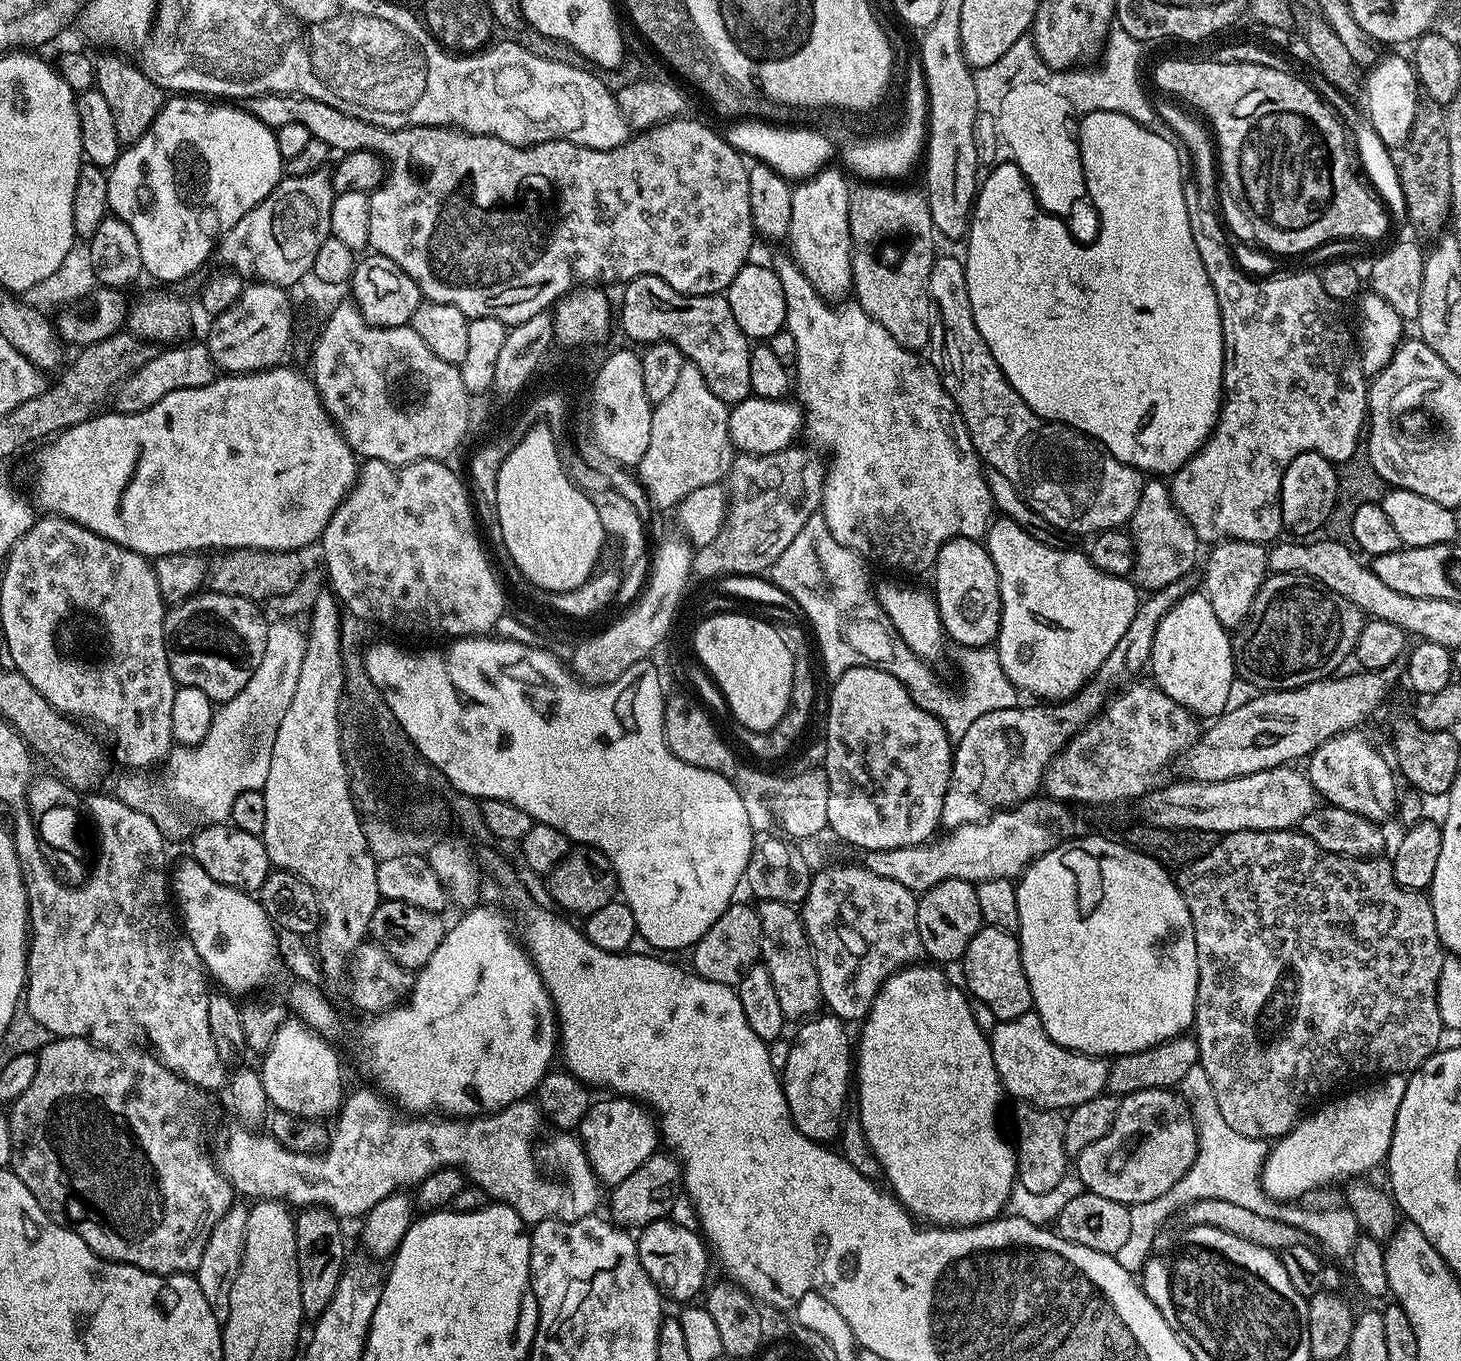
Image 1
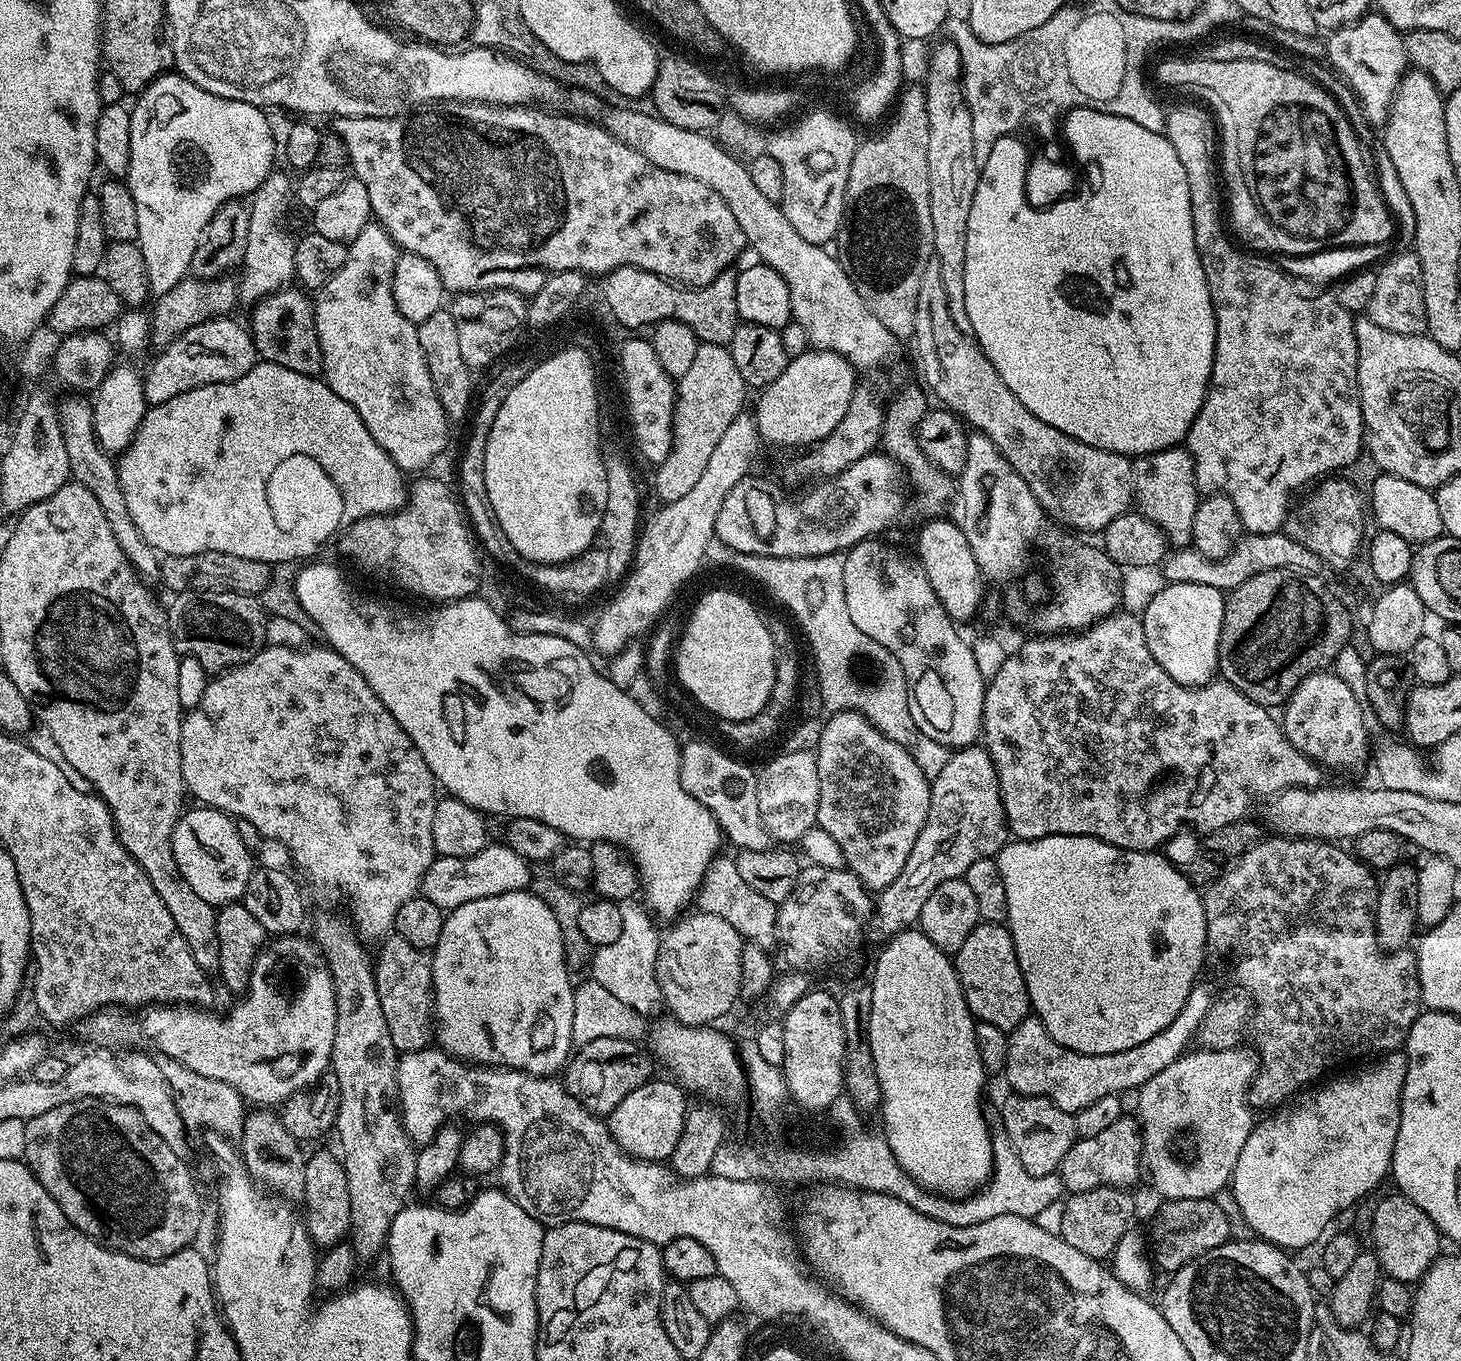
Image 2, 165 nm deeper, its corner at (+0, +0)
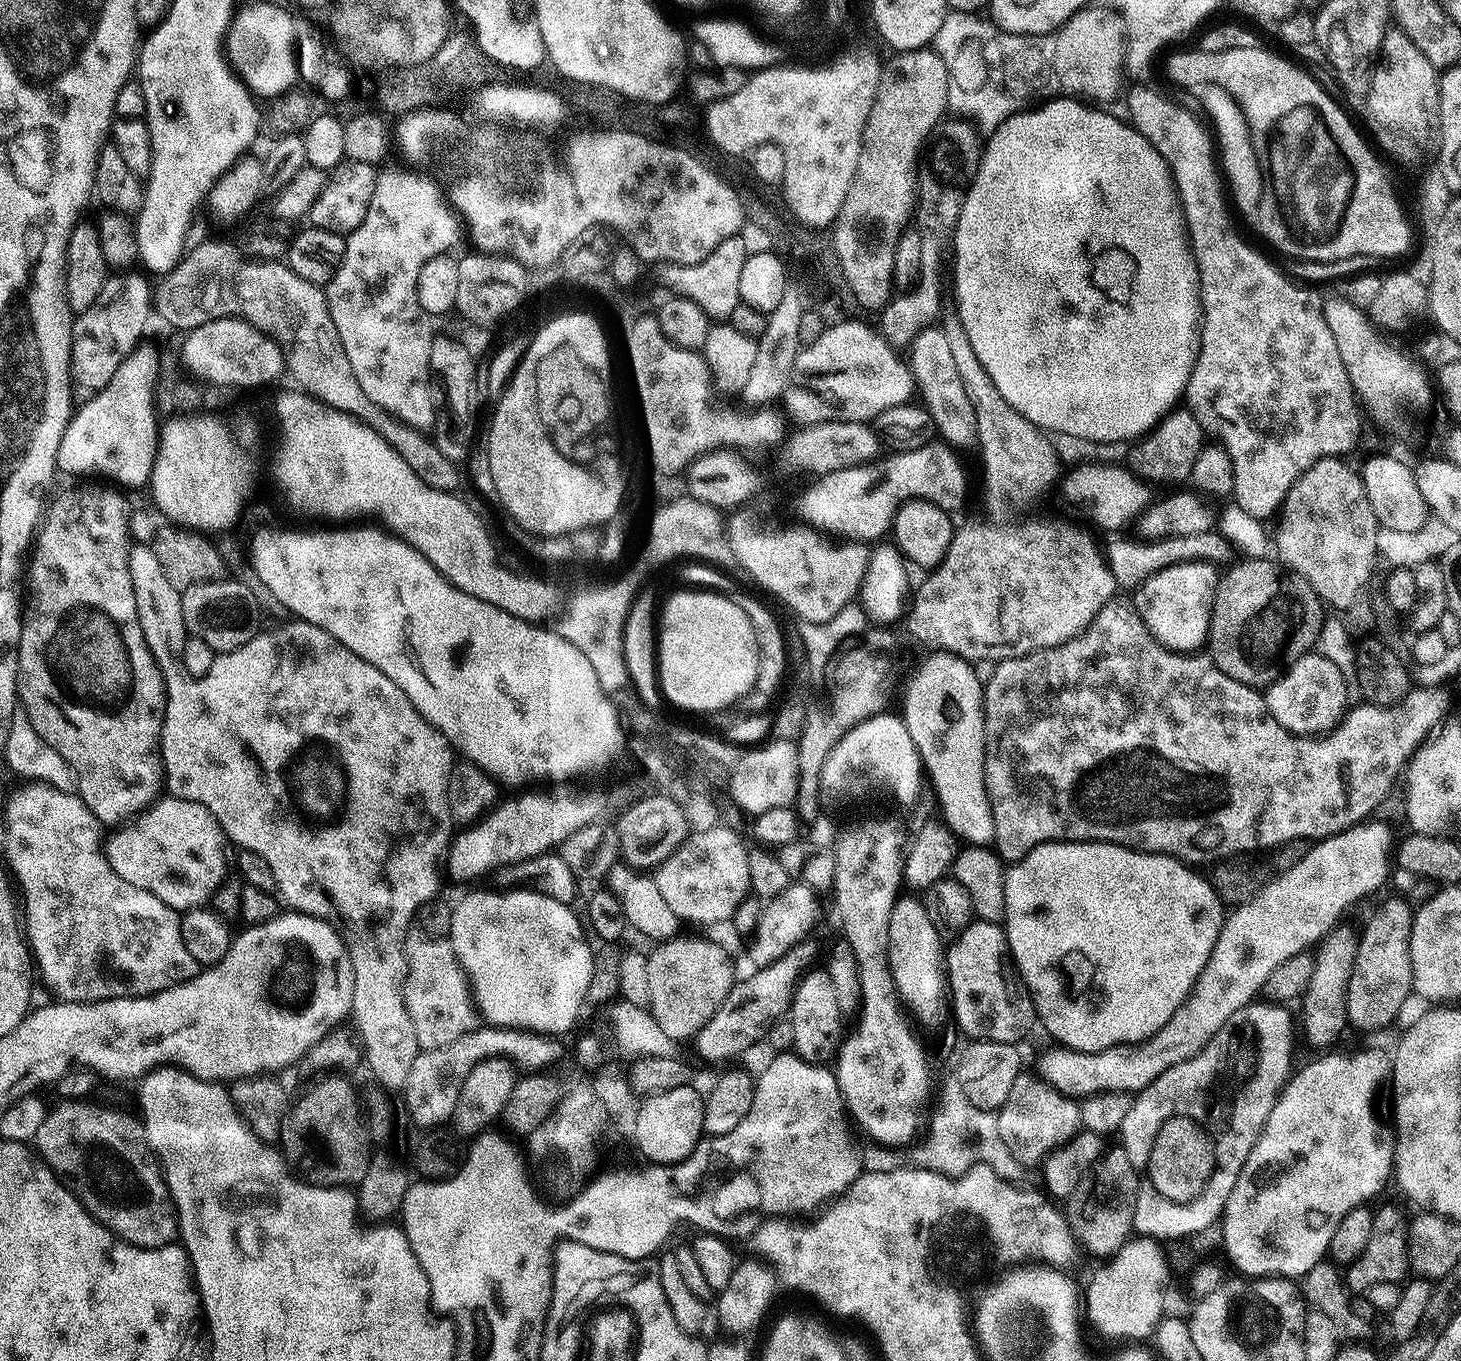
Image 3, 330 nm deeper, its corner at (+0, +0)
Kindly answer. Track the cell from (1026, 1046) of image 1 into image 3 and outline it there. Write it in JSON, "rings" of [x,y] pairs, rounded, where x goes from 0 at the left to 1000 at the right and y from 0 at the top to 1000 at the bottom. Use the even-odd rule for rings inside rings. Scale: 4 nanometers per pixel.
{"rings":[[[932,604],[926,608],[922,608],[921,611],[916,611],[912,614],[907,614],[906,617],[899,619],[896,622],[895,627],[893,628],[887,636],[883,639],[871,643],[871,647],[868,650],[863,652],[859,658],[856,658],[852,664],[845,665],[838,672],[838,680],[834,686],[834,692],[831,692],[831,698],[828,698],[828,704],[825,707],[825,710],[823,713],[823,716],[819,720],[819,724],[817,726],[814,732],[809,736],[809,739],[806,739],[806,742],[804,742],[804,745],[801,748],[801,751],[798,751],[798,754],[795,754],[795,757],[793,757],[787,763],[783,764],[781,767],[773,767],[771,769],[765,769],[758,770],[754,773],[736,773],[734,770],[728,769],[719,769],[712,776],[708,787],[713,794],[715,794],[721,801],[724,801],[728,805],[733,805],[734,807],[741,807],[743,805],[748,805],[752,802],[773,802],[778,803],[784,798],[787,798],[787,795],[790,795],[790,792],[793,792],[795,789],[798,789],[798,786],[801,786],[801,783],[806,783],[806,780],[812,780],[815,777],[817,777],[817,774],[820,774],[828,766],[828,763],[831,763],[831,760],[834,760],[834,757],[836,757],[836,754],[839,754],[839,751],[842,751],[842,748],[845,748],[845,745],[847,745],[847,742],[852,741],[854,738],[858,737],[864,730],[867,719],[869,719],[869,716],[877,707],[880,707],[880,704],[886,704],[886,701],[889,699],[895,699],[899,695],[903,694],[903,691],[918,678],[917,672],[922,669],[925,664],[930,663],[933,658],[936,658],[938,655],[942,655],[950,647],[950,632],[951,635],[951,627],[954,623],[954,616],[953,617],[953,611],[947,605],[939,605],[940,604]]]}

